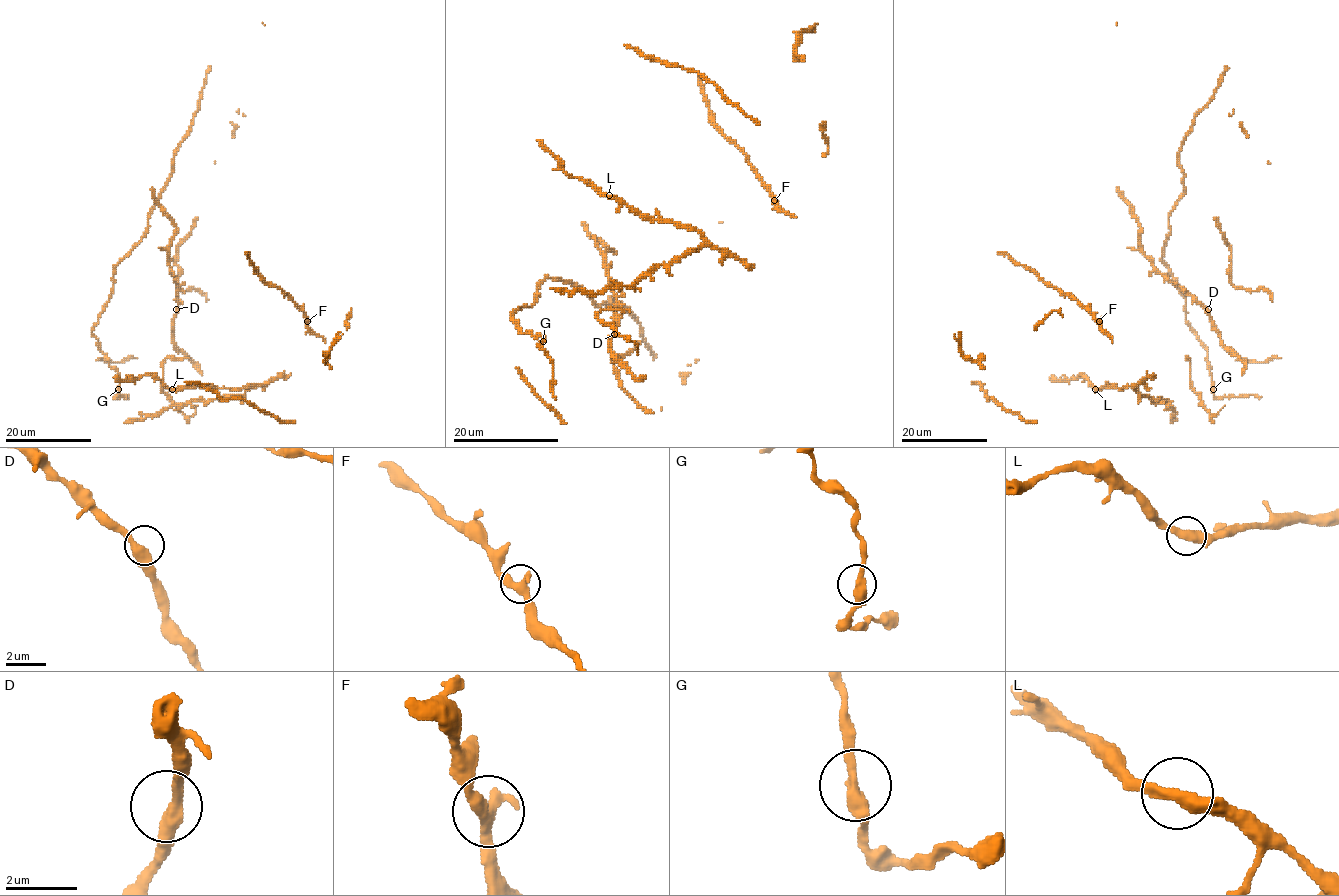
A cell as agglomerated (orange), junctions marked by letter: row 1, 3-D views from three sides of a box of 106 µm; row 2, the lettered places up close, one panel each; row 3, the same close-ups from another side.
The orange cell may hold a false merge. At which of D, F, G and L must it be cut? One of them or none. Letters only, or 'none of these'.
none of these

